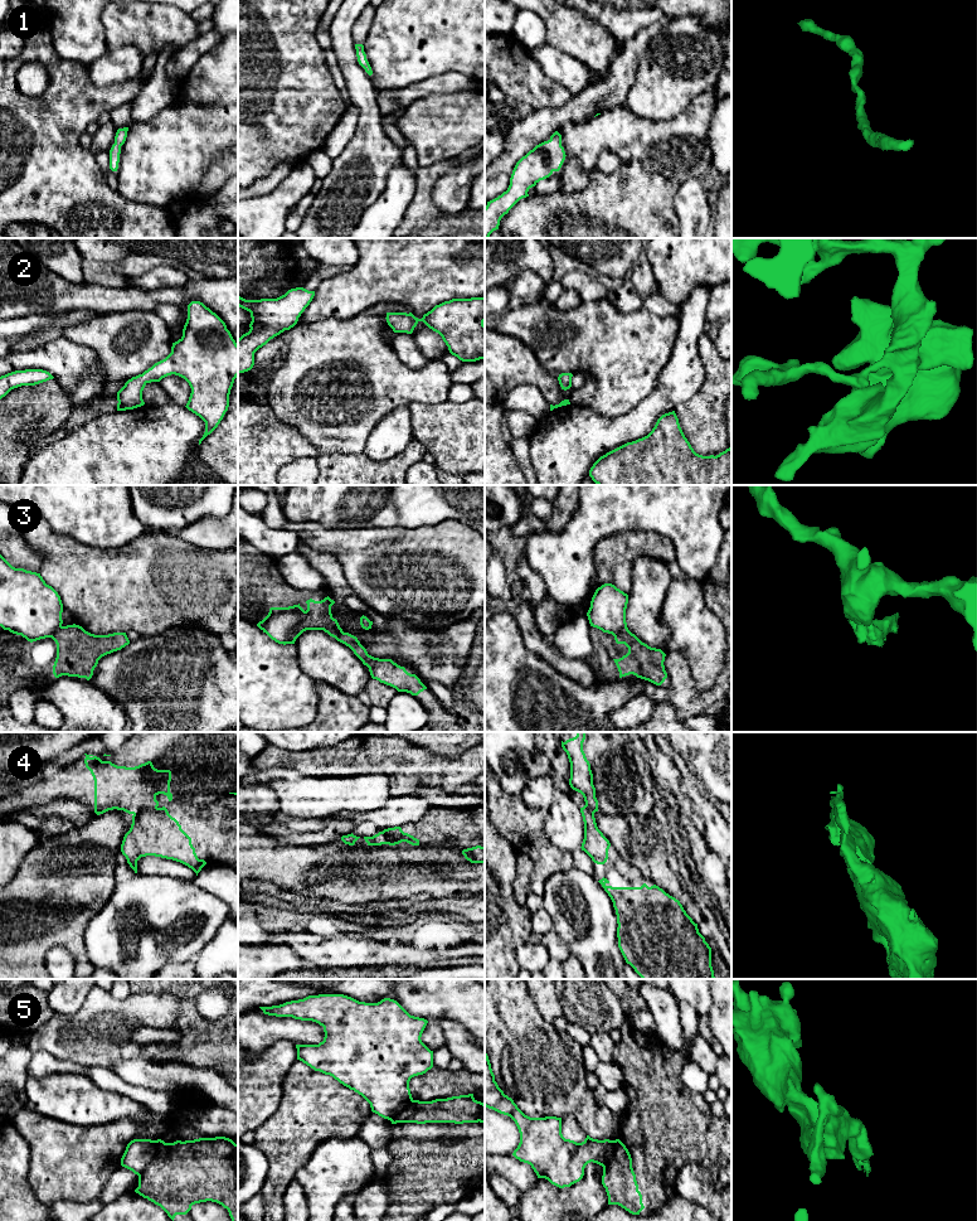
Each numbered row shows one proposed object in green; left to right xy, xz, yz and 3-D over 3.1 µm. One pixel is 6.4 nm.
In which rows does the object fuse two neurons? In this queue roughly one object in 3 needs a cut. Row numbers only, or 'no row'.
3, 4, 5

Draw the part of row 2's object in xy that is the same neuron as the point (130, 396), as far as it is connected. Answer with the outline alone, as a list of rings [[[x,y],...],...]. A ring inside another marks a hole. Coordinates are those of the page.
[[[200,301],[188,305],[183,336],[172,343],[171,353],[117,392],[117,411],[144,406],[145,386],[171,374],[184,378],[191,388],[185,407],[205,422],[200,445],[228,411],[230,389],[238,377],[238,344],[225,323]]]

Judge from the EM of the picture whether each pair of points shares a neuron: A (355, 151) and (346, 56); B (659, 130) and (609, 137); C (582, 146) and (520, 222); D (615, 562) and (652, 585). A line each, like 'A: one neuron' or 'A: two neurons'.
A: one neuron
B: one neuron
C: two neurons
D: two neurons

